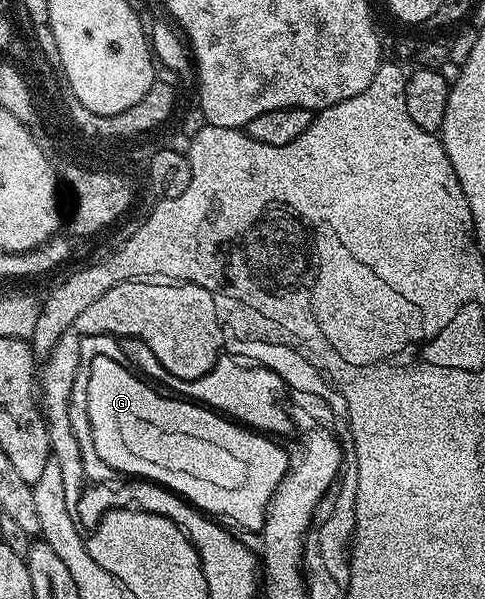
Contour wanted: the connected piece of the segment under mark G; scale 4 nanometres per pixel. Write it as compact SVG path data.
M83 358L83 360L81 360L81 370L83 370L83 368L91 368L91 370L93 370L93 380L87 378L87 426L89 426L89 438L91 438L91 446L93 446L93 452L97 454L97 458L99 458L111 472L115 472L115 476L117 476L117 480L119 480L119 484L111 488L113 492L115 492L117 488L123 488L123 486L145 484L145 486L154 486L155 489L158 490L164 488L165 492L172 493L185 507L196 510L199 513L199 517L206 517L208 521L213 524L231 528L234 527L234 522L240 522L243 526L249 525L250 522L253 524L262 523L263 517L259 515L259 510L263 510L263 502L267 502L267 494L271 494L271 486L275 486L275 482L279 482L279 474L283 474L283 454L279 454L279 450L275 450L275 446L271 446L271 442L263 442L263 438L251 438L251 434L243 434L243 430L231 430L231 426L227 426L227 422L219 422L219 418L211 418L211 414L207 414L204 410L195 410L195 406L187 406L187 402L179 402L179 398L175 398L175 394L171 394L171 386L161 384L159 388L153 388L153 386L149 386L147 378L137 376L137 374L133 374L133 372L123 372L123 370L127 370L127 368L123 368L121 364L113 364L113 362L109 362L109 360L105 360L105 358Z

